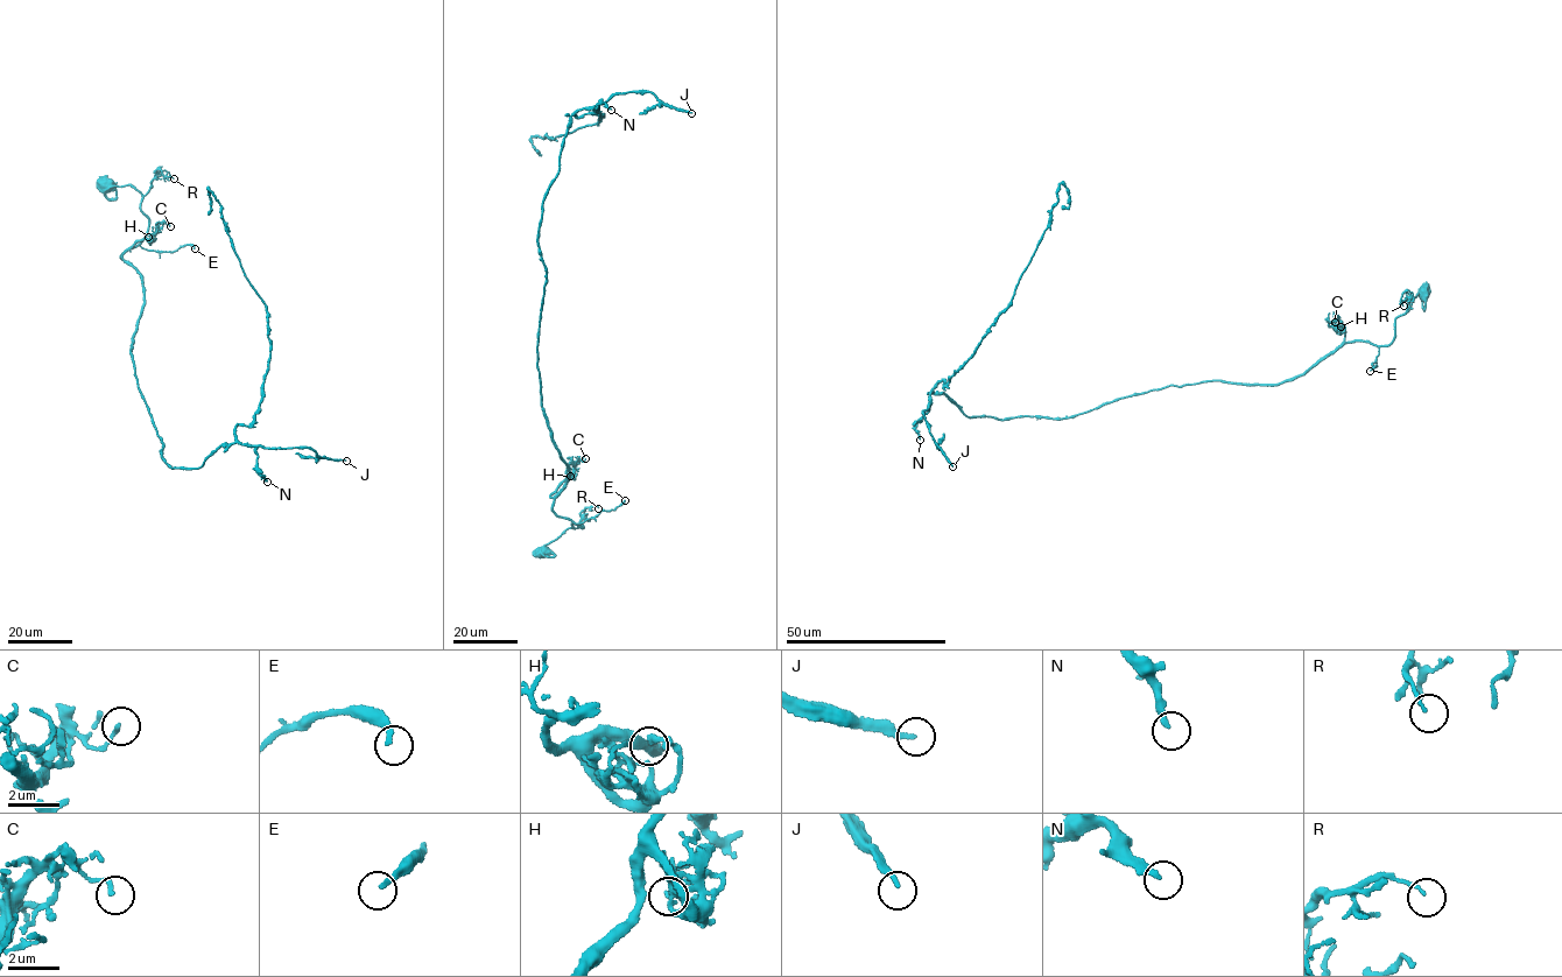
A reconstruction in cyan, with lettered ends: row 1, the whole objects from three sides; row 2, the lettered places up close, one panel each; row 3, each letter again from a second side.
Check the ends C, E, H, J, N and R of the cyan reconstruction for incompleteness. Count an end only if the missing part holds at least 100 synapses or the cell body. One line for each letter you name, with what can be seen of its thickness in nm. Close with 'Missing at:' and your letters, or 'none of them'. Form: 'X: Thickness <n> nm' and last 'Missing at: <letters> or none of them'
J: Thickness 190 nm
Missing at: J

